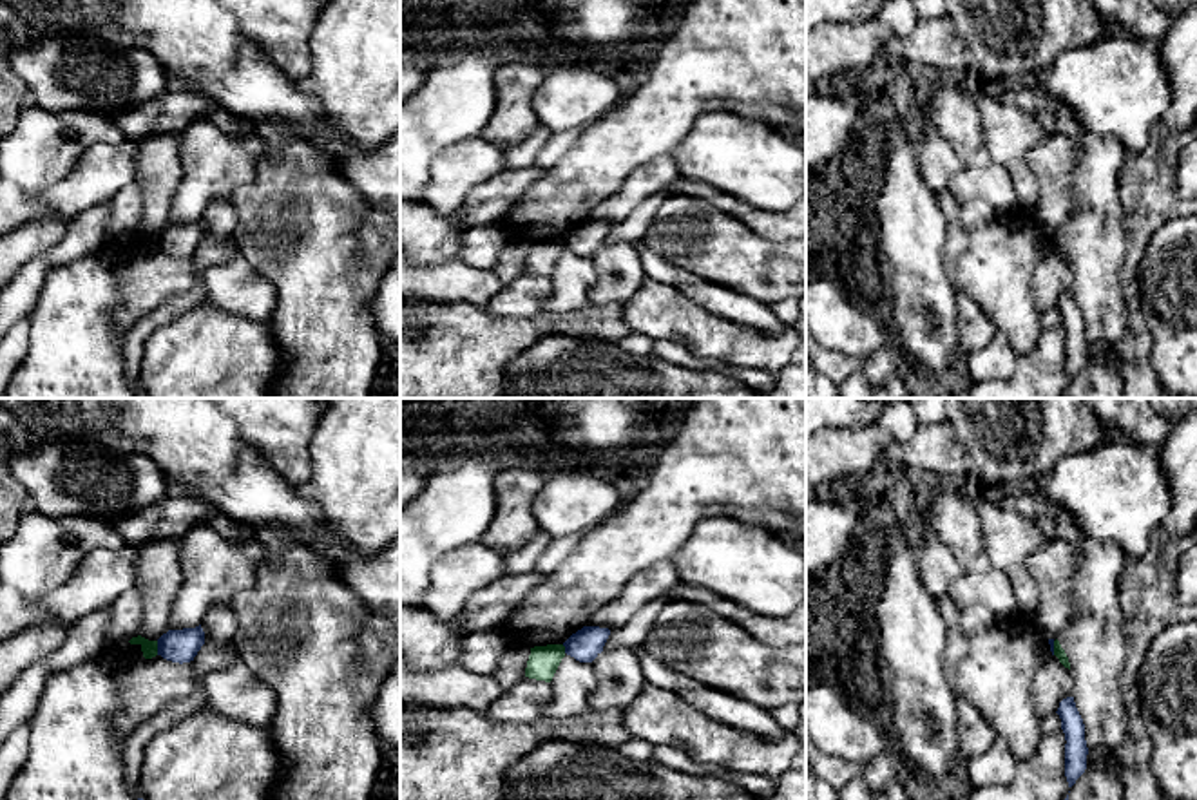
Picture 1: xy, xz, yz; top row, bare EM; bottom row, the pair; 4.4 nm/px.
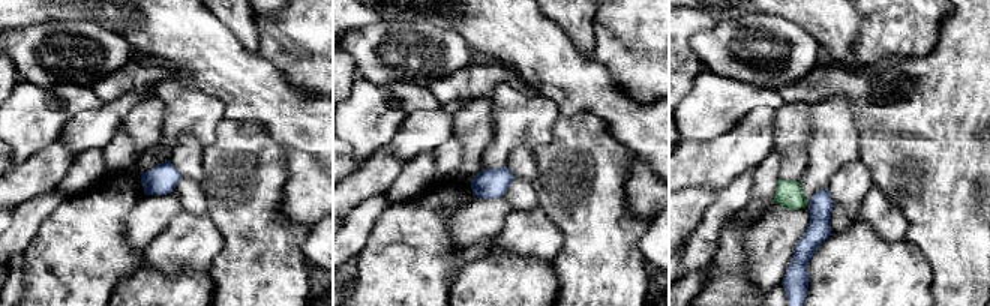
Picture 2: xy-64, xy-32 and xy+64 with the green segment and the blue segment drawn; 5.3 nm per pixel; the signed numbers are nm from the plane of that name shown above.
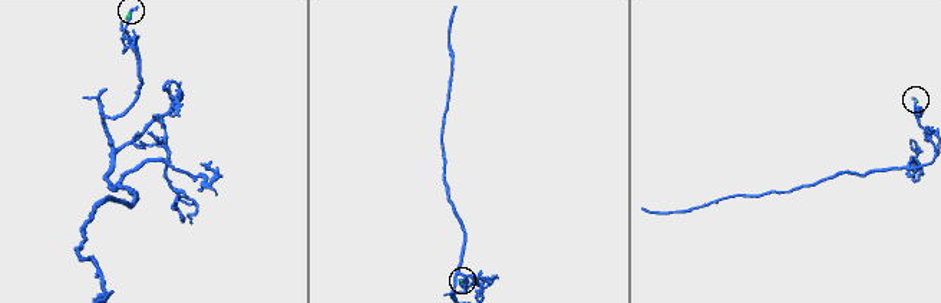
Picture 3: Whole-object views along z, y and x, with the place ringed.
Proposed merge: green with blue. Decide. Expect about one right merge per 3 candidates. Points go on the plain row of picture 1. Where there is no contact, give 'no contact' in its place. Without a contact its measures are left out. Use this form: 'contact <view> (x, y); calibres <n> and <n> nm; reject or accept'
contact xy (156, 243); calibres 70 and 140 nm; reject

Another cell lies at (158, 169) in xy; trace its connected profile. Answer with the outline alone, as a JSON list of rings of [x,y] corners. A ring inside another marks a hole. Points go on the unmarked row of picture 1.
[[[152,132],[138,139],[134,181],[143,192],[141,232],[158,235],[167,228],[170,199],[181,177],[179,134]]]

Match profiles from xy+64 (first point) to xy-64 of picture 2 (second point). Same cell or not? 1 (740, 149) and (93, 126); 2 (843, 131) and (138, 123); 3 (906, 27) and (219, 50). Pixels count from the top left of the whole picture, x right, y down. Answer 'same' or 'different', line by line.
1: same
2: different
3: different

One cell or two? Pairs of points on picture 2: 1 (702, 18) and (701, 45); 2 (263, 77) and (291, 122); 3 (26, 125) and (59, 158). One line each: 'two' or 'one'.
1: two
2: one
3: two

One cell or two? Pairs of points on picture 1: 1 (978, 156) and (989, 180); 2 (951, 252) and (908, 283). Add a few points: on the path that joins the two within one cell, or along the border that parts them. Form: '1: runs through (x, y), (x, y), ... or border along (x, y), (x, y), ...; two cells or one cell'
1: border along (991, 163), (966, 167); two cells
2: border along (946, 221), (944, 272), (957, 288); two cells

